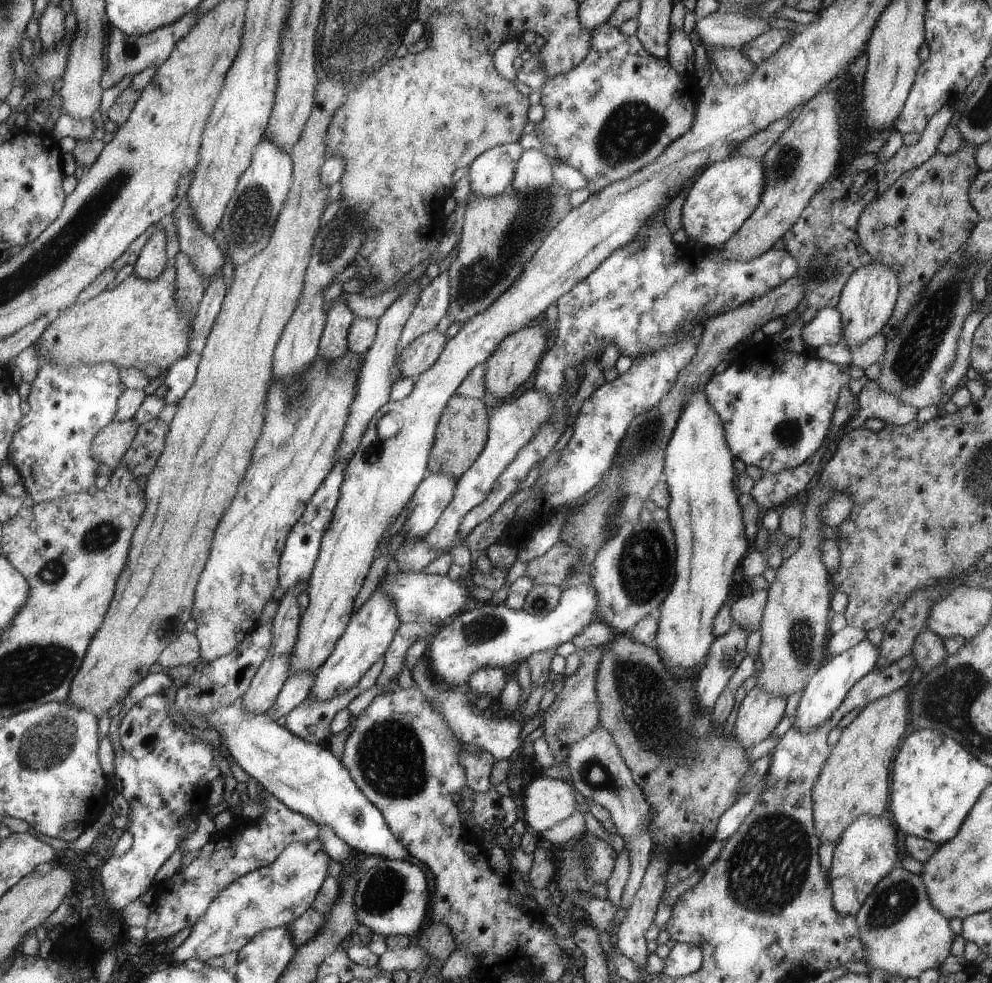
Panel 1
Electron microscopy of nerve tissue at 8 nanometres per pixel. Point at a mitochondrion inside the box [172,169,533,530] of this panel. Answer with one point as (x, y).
(252, 212)

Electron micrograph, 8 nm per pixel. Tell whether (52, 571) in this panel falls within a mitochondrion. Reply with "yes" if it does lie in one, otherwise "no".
yes

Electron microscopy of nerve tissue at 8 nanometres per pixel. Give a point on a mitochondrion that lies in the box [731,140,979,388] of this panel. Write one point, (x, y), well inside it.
(783, 166)

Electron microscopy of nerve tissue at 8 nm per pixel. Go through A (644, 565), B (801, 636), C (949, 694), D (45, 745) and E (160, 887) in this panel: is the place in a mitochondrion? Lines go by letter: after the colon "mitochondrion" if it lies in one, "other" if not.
A: mitochondrion
B: mitochondrion
C: mitochondrion
D: mitochondrion
E: other

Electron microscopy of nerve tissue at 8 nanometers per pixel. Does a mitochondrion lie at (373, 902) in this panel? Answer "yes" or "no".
yes

